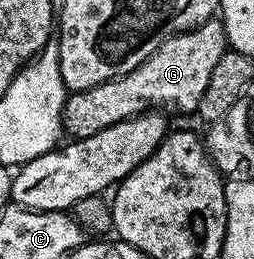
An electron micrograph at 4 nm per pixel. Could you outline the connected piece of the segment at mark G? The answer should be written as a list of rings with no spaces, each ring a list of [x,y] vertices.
[[[211,19],[186,33],[176,33],[160,47],[140,67],[136,67],[128,75],[117,77],[114,81],[105,81],[91,89],[80,89],[71,92],[66,98],[66,106],[62,108],[62,128],[70,139],[96,135],[96,131],[104,131],[104,127],[112,127],[112,123],[120,123],[129,117],[141,117],[142,114],[166,109],[179,109],[182,113],[193,114],[198,108],[200,99],[204,99],[204,91],[208,91],[208,79],[212,79],[212,71],[216,71],[216,63],[220,63],[223,53],[227,52],[226,32],[221,20]]]

